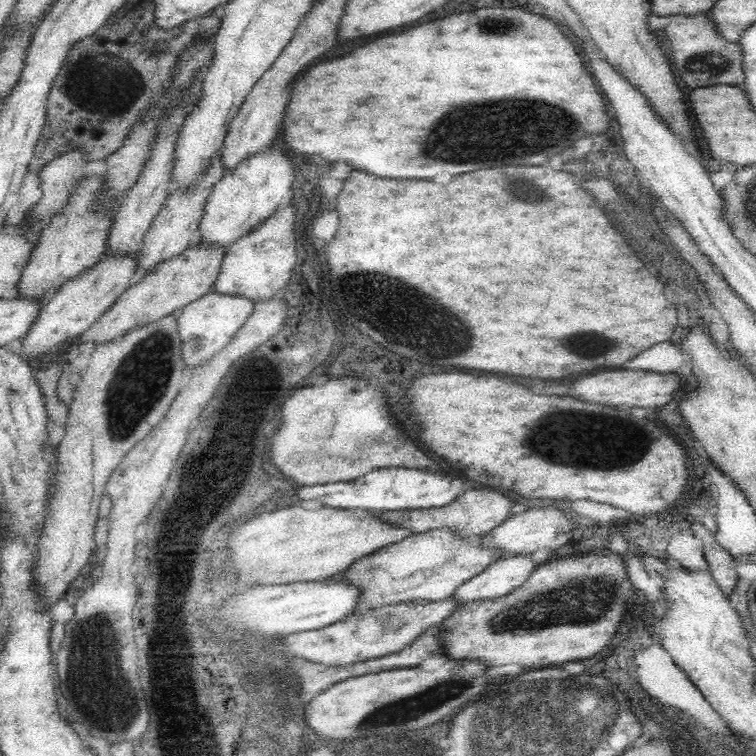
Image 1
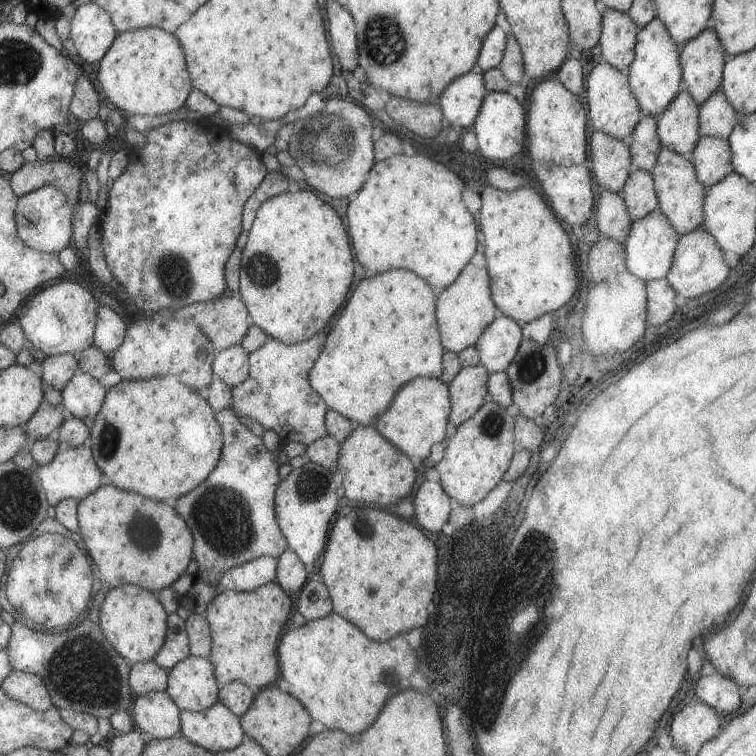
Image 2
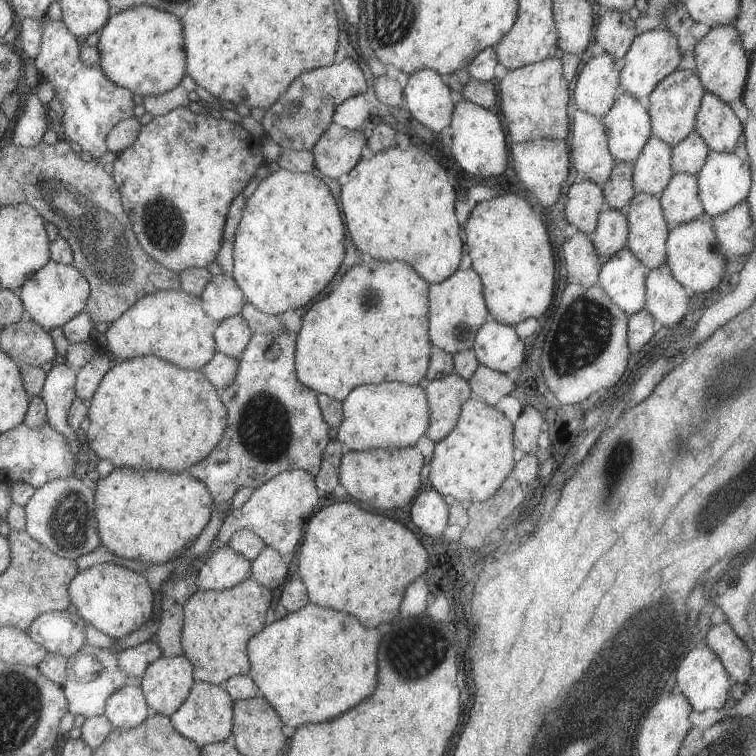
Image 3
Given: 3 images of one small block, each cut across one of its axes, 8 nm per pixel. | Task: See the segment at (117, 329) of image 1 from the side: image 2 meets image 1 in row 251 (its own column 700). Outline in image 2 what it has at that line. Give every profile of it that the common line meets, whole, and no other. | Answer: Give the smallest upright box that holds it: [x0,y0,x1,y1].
[651,146,707,236]

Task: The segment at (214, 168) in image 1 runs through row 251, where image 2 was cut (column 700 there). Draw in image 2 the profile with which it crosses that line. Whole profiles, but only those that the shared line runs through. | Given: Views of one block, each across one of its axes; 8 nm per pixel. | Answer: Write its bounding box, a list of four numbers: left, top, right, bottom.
[692,137,734,188]

